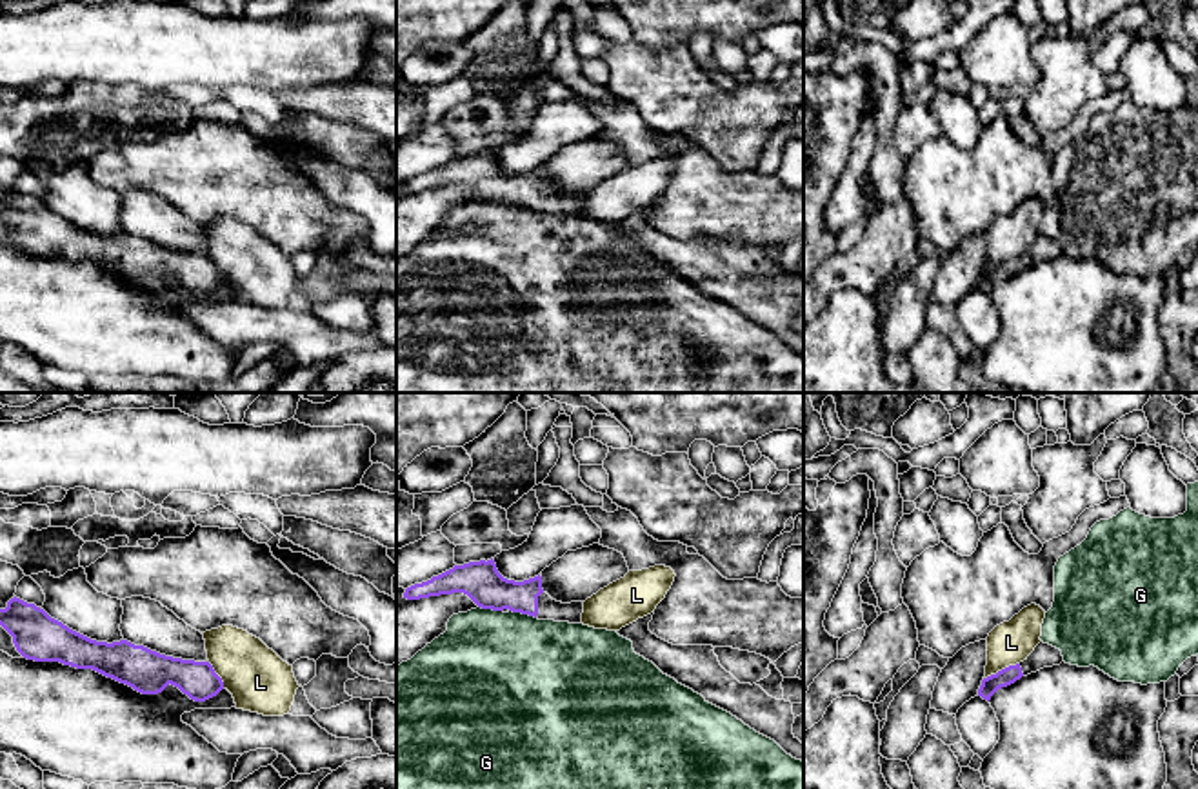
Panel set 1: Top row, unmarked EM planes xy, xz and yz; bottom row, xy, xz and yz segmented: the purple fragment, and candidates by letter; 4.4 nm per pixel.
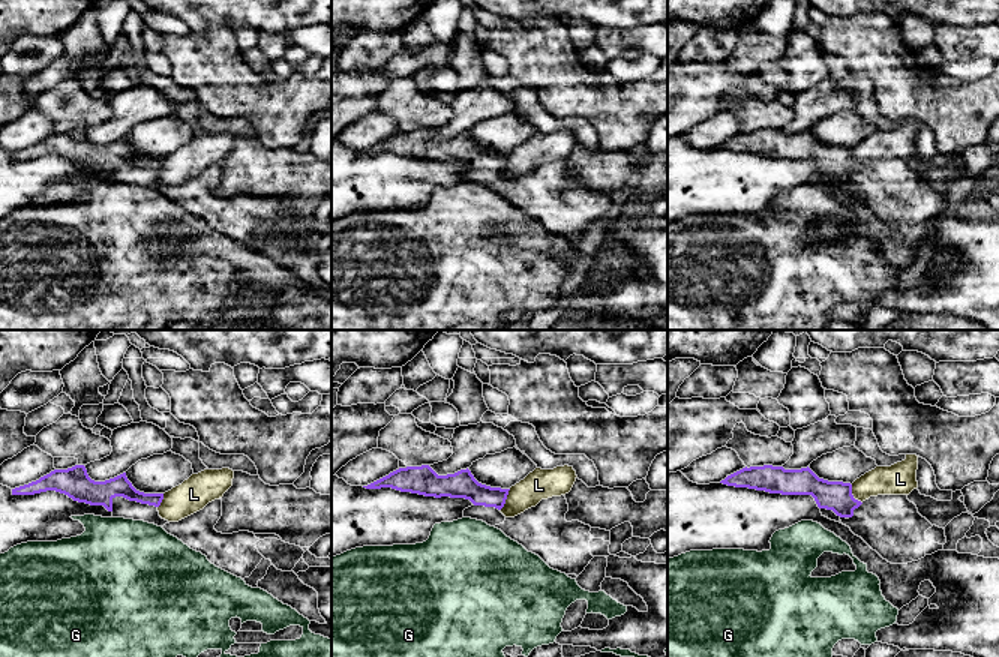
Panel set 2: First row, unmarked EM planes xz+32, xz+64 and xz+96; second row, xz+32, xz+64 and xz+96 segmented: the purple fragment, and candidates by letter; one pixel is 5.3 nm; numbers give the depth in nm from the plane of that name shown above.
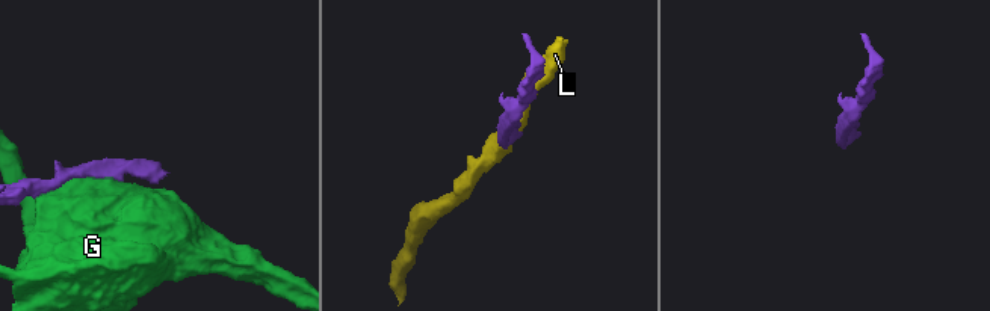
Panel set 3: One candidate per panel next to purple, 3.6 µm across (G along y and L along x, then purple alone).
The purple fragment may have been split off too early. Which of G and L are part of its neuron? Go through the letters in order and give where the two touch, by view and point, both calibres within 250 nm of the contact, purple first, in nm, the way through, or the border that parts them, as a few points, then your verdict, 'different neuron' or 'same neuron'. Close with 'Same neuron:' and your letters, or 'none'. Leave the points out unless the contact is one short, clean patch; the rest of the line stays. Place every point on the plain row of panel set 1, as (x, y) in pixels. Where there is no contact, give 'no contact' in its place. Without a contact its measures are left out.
G: xz (522, 206) | 180/500 nm | different neuron
L: yz (1002, 262) | 80/190 nm | along yz (1018, 255), (984, 271) | different neuron
Same neuron: none

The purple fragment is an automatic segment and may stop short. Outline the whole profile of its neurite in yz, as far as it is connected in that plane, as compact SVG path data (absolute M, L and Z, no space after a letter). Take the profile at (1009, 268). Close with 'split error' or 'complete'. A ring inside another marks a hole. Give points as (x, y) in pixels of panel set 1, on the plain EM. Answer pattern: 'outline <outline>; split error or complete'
outline M1040 235L1023 255L1020 255L1016 258L1009 258L1009 260L998 264L996 267L983 271L982 278L978 282L978 289L982 289L983 293L989 295L991 289L998 282L1007 280L1007 278L1014 276L1016 273L1020 273L1022 269L1036 265L1043 260L1060 258L1062 255L1063 255L1063 249L1062 249L1060 242Z; split error

